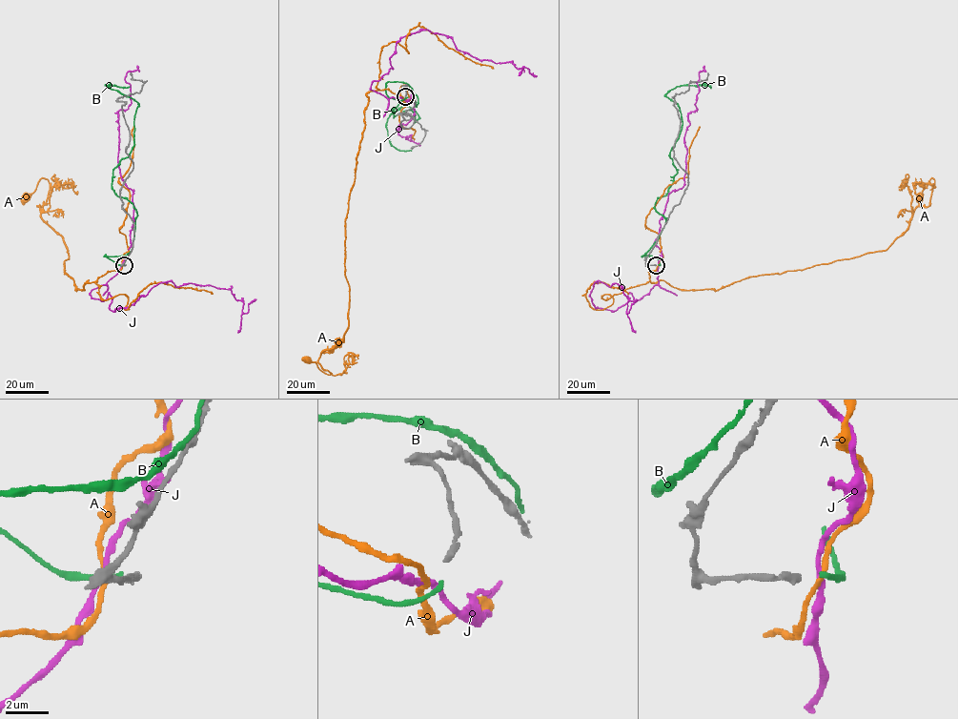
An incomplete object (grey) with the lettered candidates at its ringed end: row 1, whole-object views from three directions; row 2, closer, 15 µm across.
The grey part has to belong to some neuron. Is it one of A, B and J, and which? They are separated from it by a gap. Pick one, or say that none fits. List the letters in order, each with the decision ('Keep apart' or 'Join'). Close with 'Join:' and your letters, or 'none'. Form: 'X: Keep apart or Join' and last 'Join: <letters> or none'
A: Keep apart
B: Keep apart
J: Keep apart
Join: none

